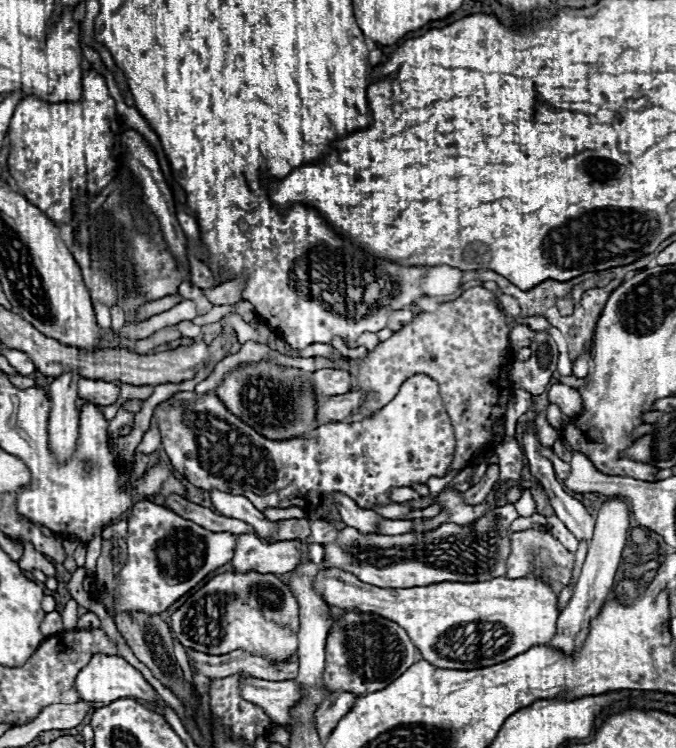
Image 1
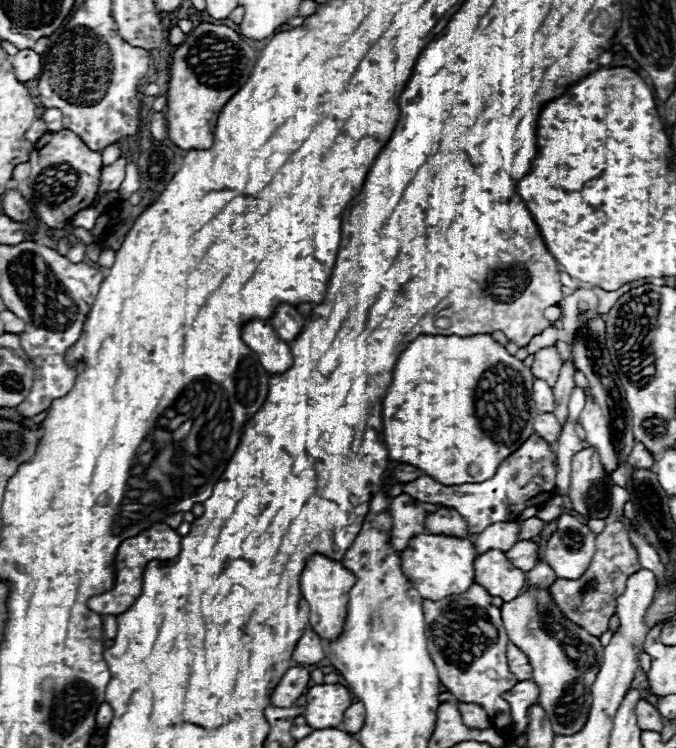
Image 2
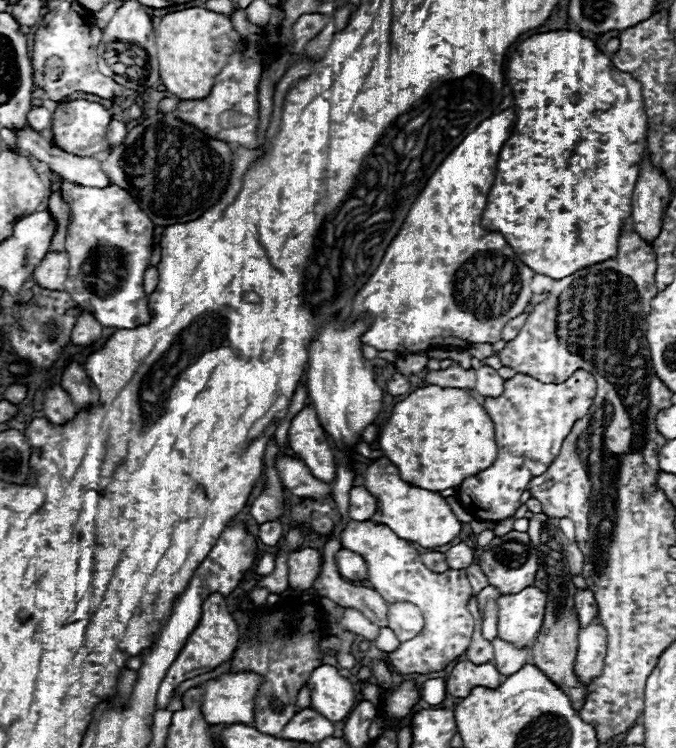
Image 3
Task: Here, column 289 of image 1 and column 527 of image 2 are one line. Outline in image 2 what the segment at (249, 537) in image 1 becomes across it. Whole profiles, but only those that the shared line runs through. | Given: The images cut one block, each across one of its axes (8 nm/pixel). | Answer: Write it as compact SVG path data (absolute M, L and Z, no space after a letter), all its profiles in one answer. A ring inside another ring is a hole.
M520 540L518 544L514 544L514 548L506 552L506 556L510 556L510 562L516 568L520 568L522 572L530 572L540 560L540 548L532 540Z

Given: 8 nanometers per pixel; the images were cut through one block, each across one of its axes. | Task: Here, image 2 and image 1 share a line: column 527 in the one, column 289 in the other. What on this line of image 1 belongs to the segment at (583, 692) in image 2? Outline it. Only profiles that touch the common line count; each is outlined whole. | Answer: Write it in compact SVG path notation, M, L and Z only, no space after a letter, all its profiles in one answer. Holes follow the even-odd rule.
M222 572L214 578L210 578L198 592L194 592L172 616L170 626L176 634L176 638L196 652L204 654L226 654L244 648L252 654L264 654L270 660L286 660L296 652L298 644L298 628L300 628L300 610L298 602L292 596L290 588L282 584L274 574L258 574L258 572Z

